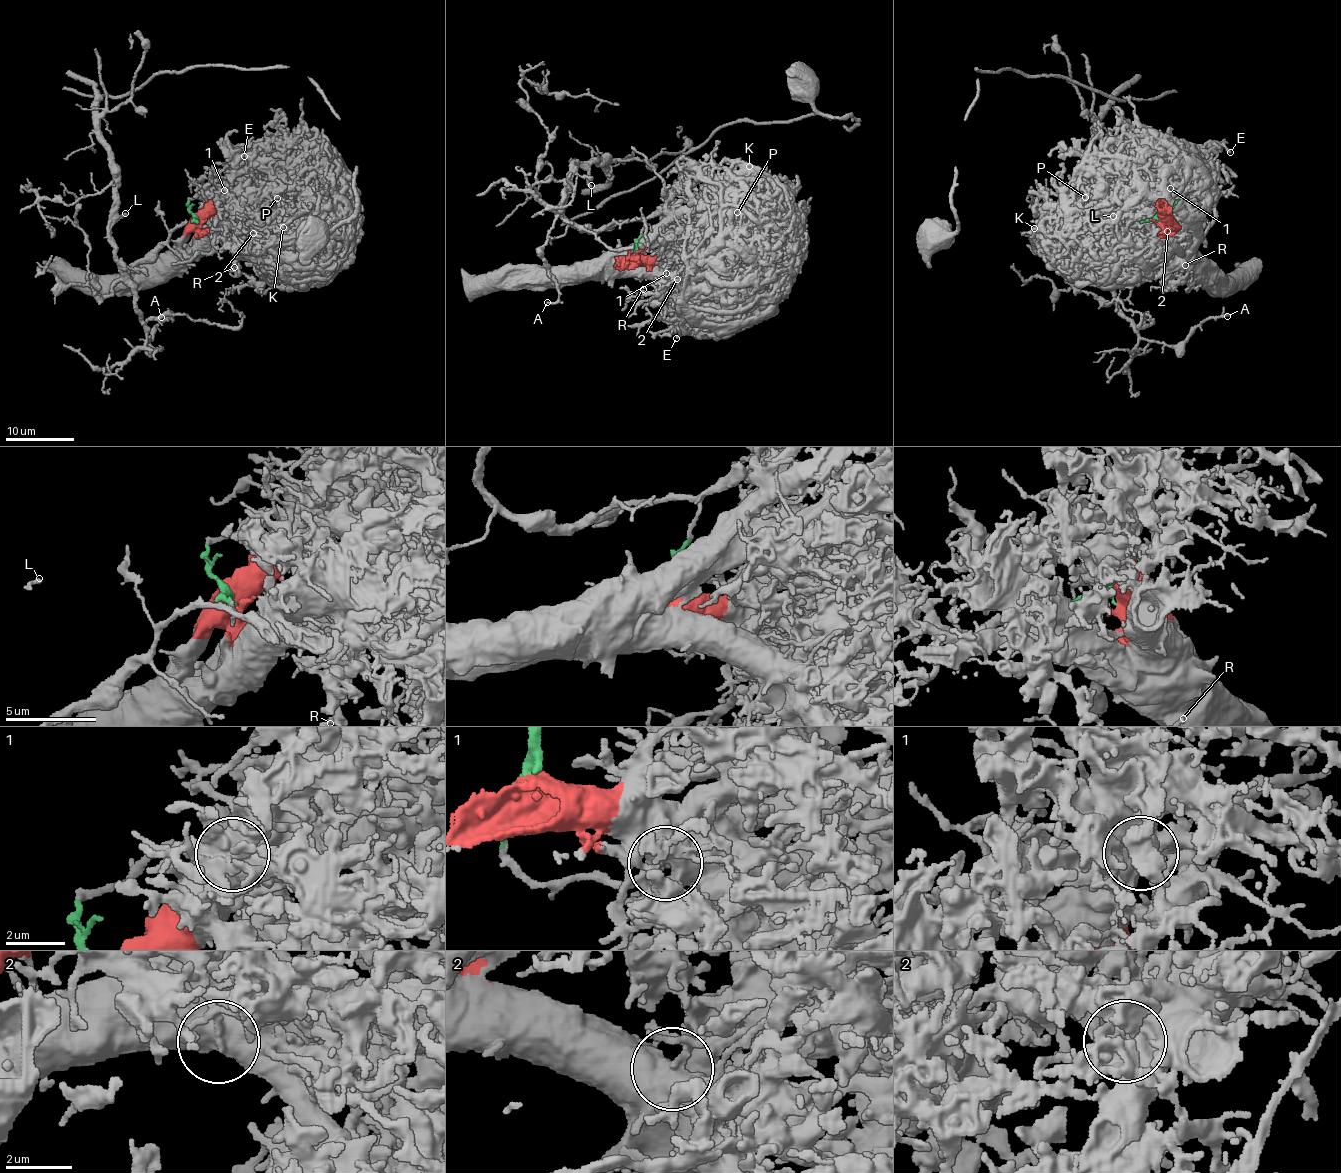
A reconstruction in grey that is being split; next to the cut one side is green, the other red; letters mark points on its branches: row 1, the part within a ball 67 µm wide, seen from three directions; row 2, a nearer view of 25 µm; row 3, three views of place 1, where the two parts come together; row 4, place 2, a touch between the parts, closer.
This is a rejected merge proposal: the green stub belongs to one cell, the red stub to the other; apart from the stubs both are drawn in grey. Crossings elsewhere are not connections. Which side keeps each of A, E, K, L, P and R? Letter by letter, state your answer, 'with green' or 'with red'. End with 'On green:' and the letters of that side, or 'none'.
A: with green
E: with red
K: with red
L: with green
P: with red
R: with red
On green: A, L

